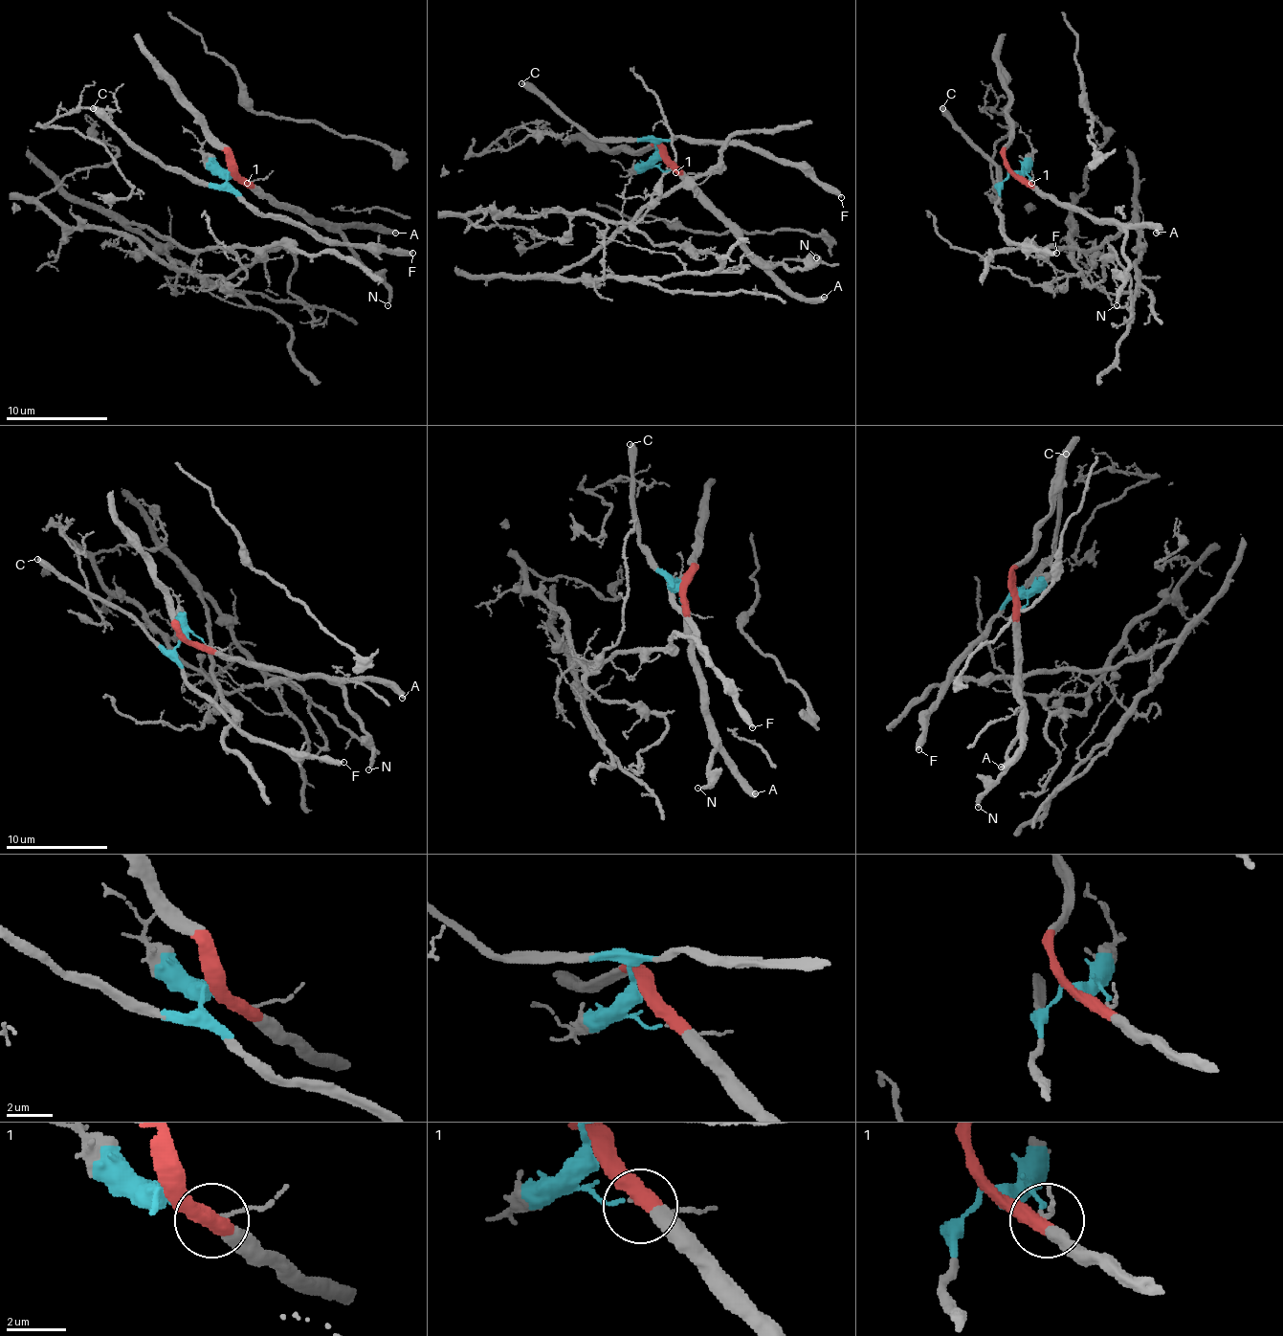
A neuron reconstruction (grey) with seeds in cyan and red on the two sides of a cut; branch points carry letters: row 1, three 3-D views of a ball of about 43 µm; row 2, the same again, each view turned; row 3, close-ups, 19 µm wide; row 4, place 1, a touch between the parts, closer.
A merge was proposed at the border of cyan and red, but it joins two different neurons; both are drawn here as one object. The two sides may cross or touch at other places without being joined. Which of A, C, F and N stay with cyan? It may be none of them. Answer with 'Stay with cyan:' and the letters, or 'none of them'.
Stay with cyan: C, F

